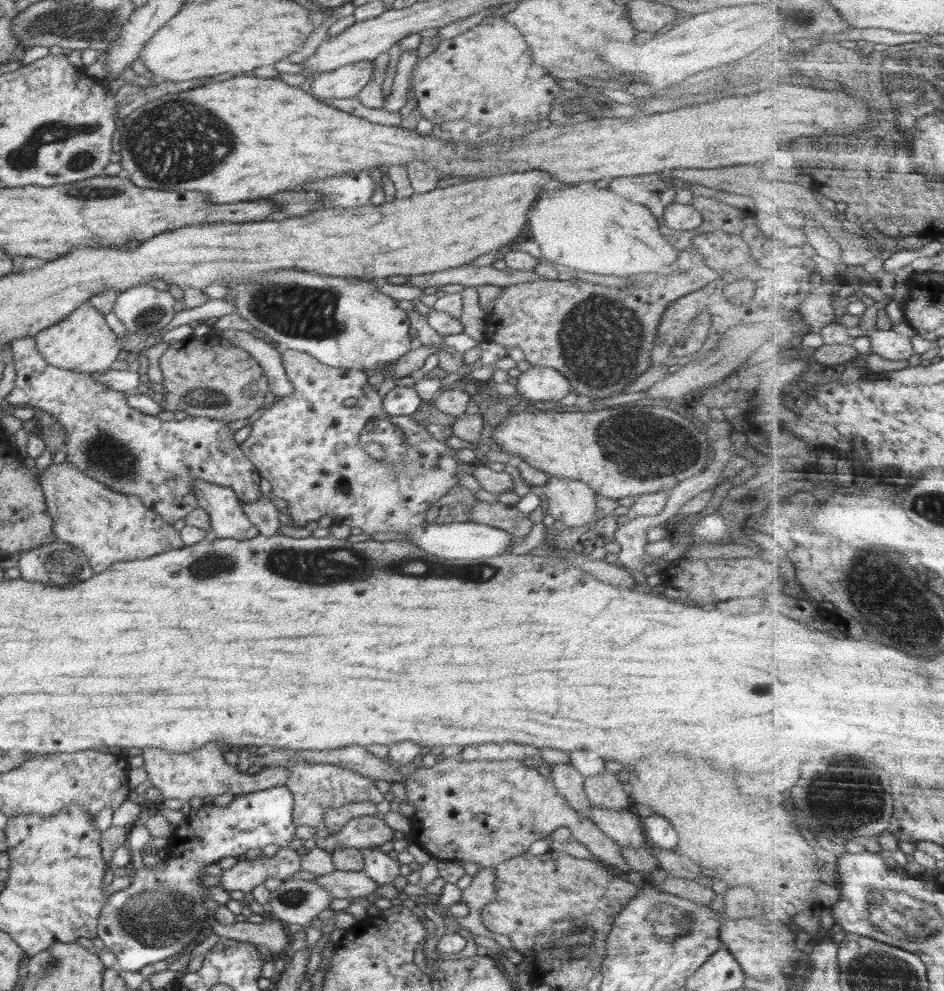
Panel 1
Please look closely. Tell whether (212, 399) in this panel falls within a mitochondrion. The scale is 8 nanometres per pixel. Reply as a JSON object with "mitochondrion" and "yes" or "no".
{"mitochondrion":"yes"}

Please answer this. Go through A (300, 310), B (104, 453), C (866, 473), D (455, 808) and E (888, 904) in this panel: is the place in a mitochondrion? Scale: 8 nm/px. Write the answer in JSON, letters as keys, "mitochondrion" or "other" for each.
{"A":"mitochondrion","B":"mitochondrion","C":"other","D":"mitochondrion","E":"mitochondrion"}

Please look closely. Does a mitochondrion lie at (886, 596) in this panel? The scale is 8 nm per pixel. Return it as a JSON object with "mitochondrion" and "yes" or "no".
{"mitochondrion":"yes"}

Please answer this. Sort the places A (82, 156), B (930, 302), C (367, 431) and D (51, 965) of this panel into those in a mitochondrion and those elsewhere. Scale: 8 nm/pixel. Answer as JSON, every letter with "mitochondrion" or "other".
{"A":"mitochondrion","B":"other","C":"mitochondrion","D":"mitochondrion"}

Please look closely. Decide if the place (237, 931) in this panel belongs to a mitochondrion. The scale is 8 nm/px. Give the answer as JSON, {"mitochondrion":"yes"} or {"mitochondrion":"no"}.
{"mitochondrion":"no"}

